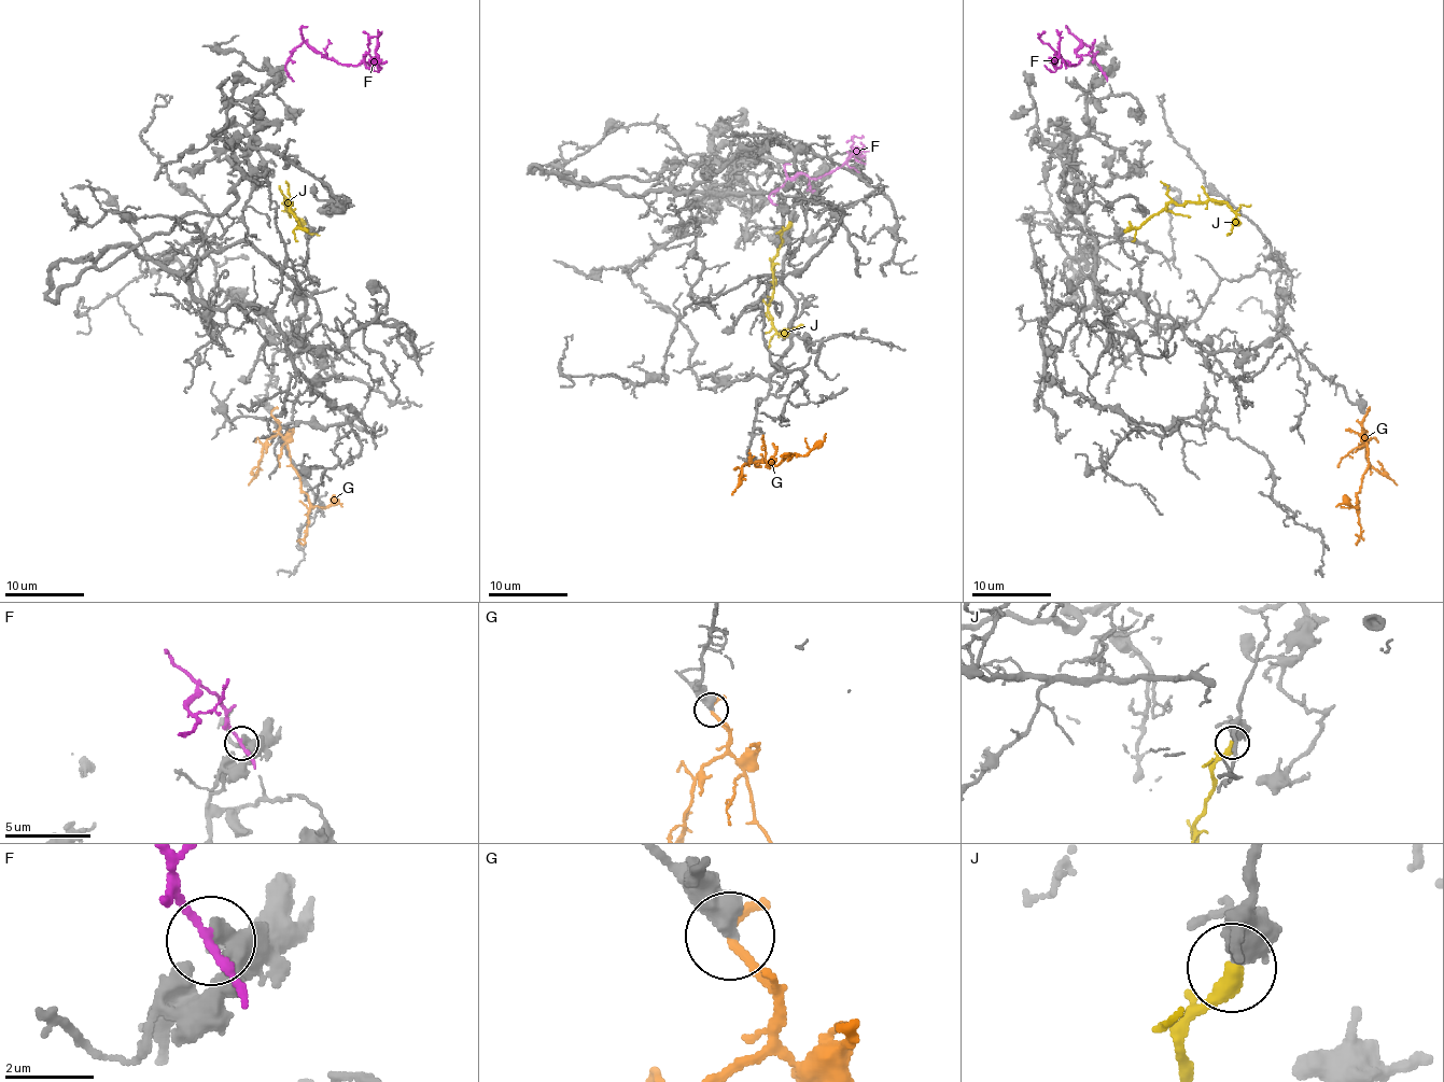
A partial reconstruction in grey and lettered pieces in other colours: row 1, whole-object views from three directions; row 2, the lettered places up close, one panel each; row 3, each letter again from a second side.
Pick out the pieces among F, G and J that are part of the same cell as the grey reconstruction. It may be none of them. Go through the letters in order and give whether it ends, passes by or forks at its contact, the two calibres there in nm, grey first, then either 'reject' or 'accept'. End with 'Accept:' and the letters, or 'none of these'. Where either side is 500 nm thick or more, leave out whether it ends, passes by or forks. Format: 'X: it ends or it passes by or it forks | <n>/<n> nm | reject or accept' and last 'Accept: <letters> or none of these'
F: it passes by | 480/160 nm | reject
G: it ends | 440/280 nm | reject
J: 600/420 nm | reject
Accept: none of these

